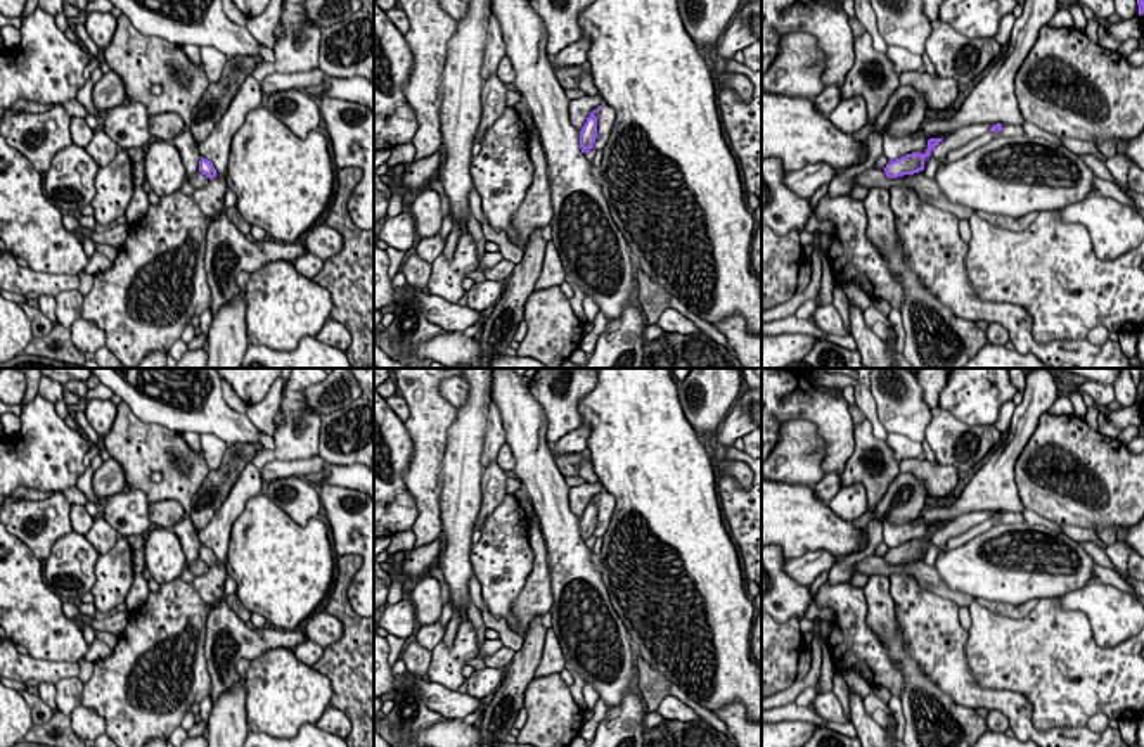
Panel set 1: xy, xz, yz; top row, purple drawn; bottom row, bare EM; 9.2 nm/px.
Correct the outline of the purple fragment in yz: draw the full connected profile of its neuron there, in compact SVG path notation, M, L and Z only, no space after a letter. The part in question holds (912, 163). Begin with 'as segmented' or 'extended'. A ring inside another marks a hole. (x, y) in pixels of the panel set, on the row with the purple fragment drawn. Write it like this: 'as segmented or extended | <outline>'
as segmented | M929 138L928 149L924 154L912 152L900 159L890 159L890 163L883 168L888 178L898 178L903 175L914 175L924 169L924 159L931 156L931 150L942 142L943 138Z

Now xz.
as segmented | M599 105L597 109L594 109L590 112L590 116L587 118L582 131L580 131L580 149L582 152L588 152L590 149L594 149L595 138L597 138L597 118L595 118L595 111L599 111L602 105Z

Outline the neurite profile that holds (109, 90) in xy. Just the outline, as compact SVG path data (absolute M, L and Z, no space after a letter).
M112 69L104 73L104 76L93 85L92 100L100 118L106 114L107 109L121 105L125 99L125 83Z

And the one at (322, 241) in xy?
M324 223L318 227L312 227L305 233L303 244L306 251L315 254L317 258L329 259L343 249L343 237L337 230Z

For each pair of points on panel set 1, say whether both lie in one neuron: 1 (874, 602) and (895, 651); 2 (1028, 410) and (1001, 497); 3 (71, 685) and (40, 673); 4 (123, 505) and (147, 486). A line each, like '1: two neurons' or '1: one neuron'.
1: one neuron
2: one neuron
3: two neurons
4: two neurons

